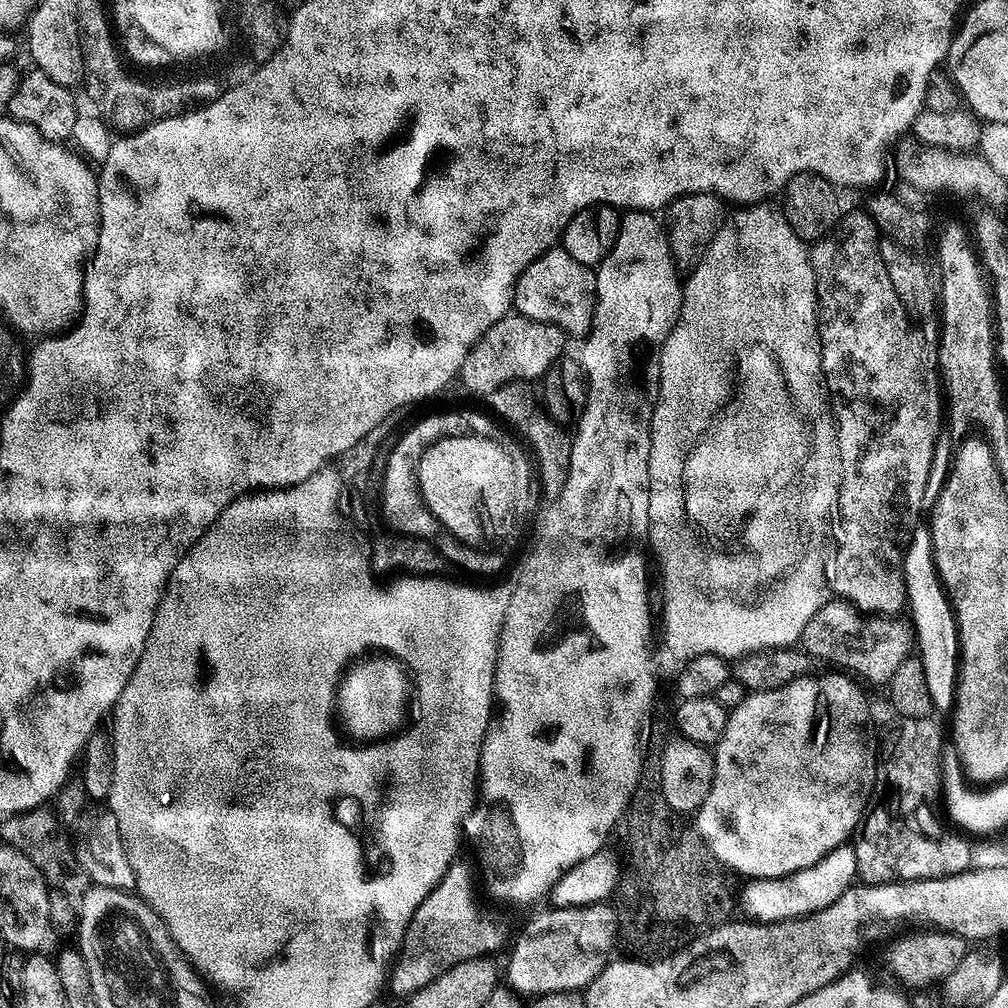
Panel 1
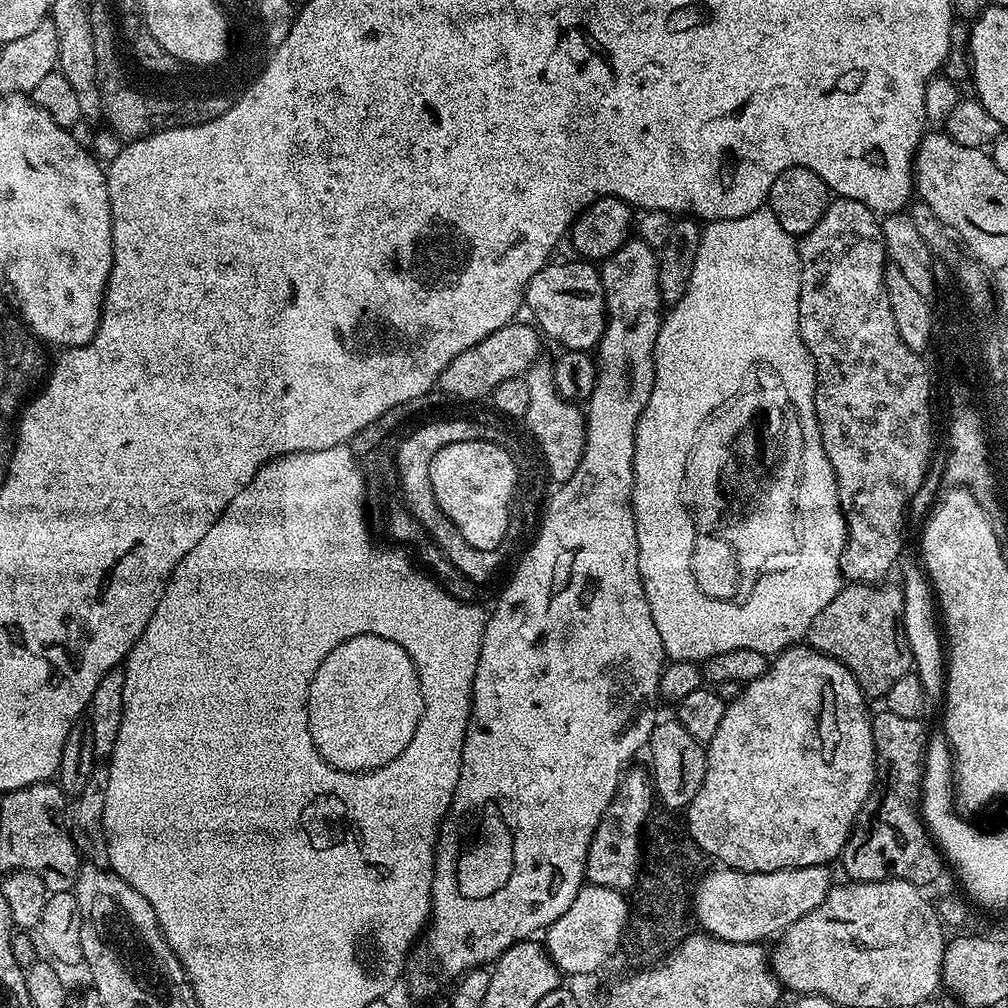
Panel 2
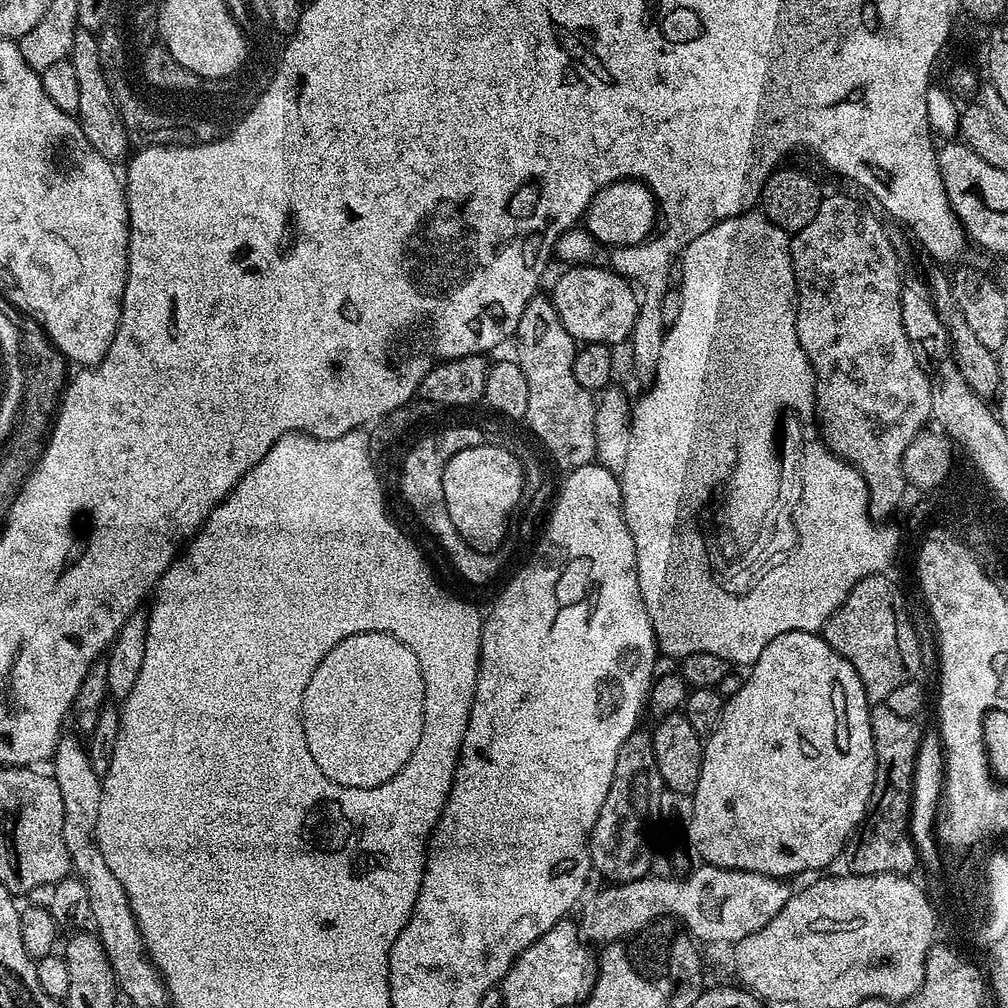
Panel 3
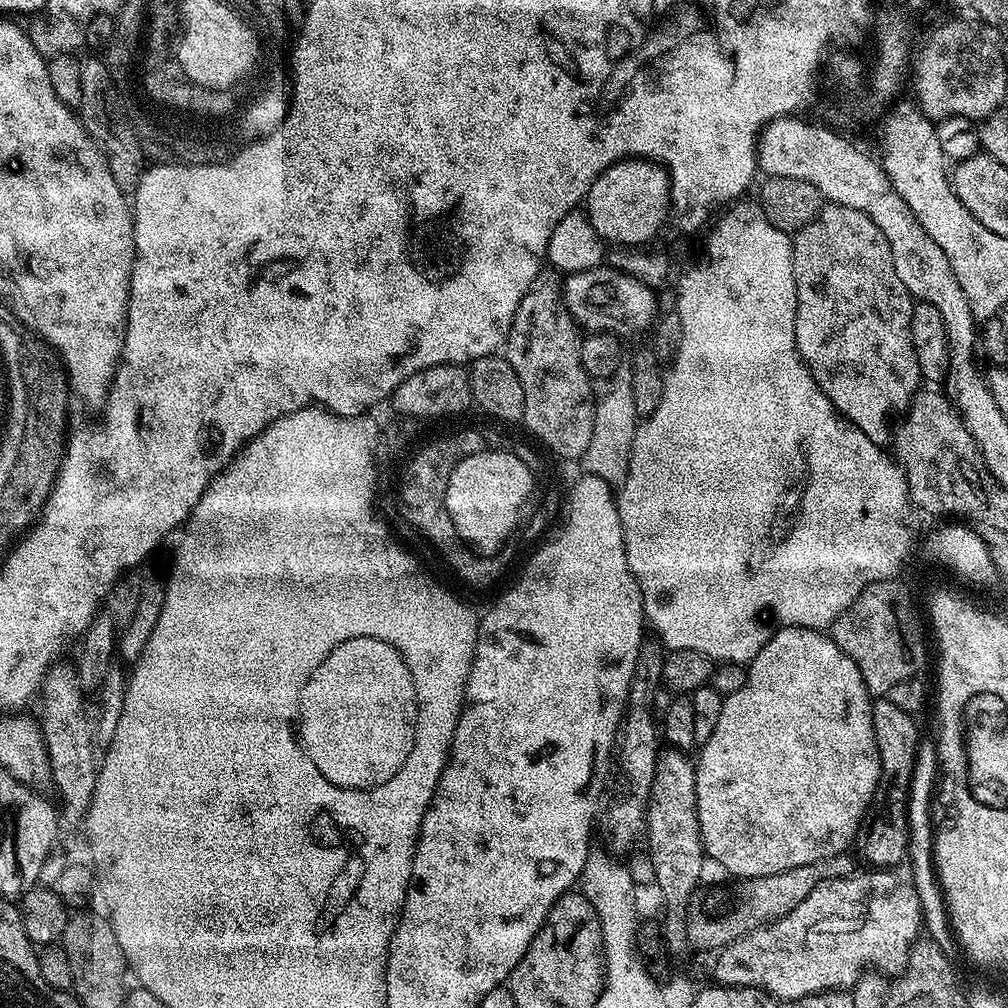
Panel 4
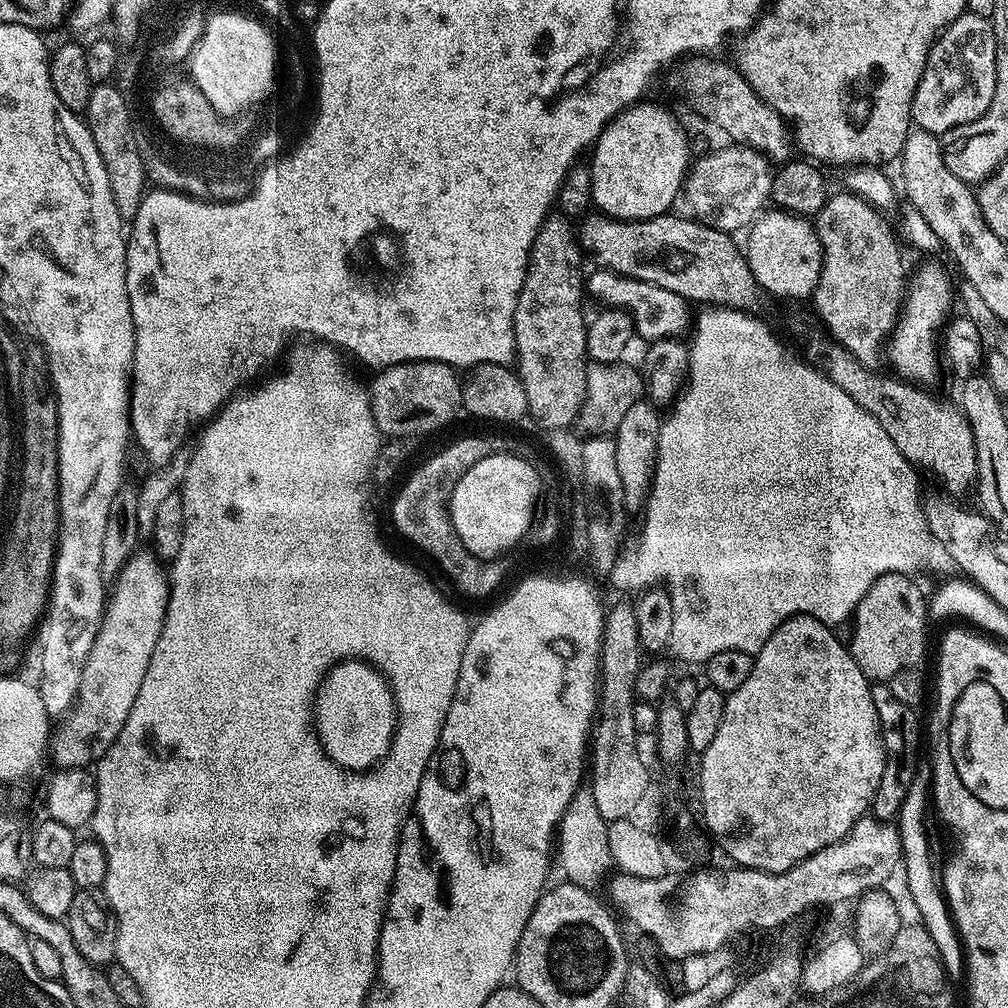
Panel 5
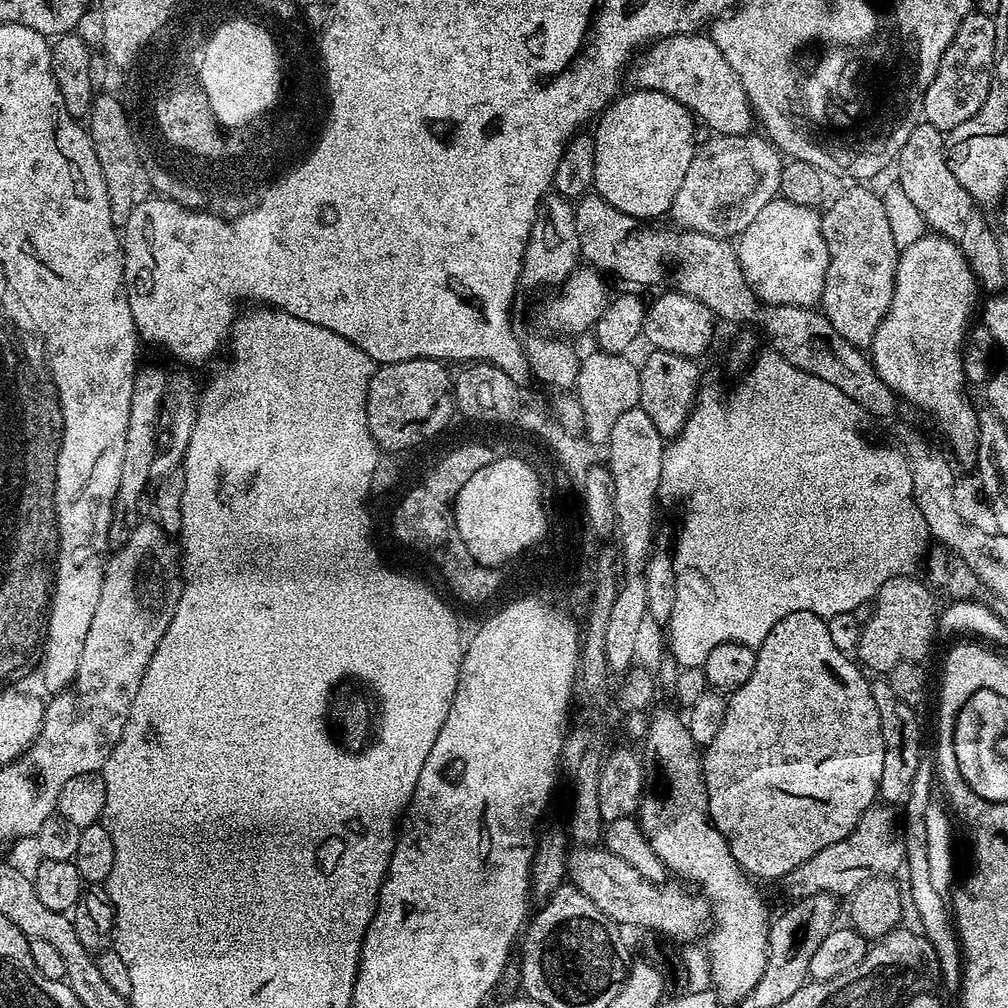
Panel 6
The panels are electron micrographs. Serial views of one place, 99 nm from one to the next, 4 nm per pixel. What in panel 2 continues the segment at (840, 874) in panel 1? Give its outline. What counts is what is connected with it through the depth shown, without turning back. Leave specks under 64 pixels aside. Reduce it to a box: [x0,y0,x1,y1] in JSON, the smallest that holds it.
[695,864,834,944]

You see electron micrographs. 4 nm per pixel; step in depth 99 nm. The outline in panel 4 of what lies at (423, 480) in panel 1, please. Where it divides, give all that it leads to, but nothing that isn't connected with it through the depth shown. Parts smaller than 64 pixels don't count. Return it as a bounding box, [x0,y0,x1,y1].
[446,451,528,554]

